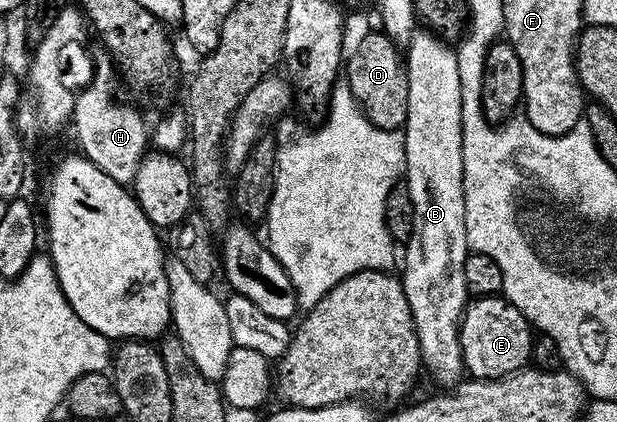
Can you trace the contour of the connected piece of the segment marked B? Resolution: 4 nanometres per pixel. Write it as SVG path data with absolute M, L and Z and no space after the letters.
M416 32L412 34L411 41L405 50L405 65L407 68L407 83L409 84L409 108L407 109L407 122L402 126L401 133L405 140L405 156L407 157L407 168L405 171L405 184L409 188L409 196L413 196L413 236L405 244L404 252L401 254L401 266L403 262L403 274L401 281L405 288L405 296L409 300L409 308L413 312L413 324L419 341L419 356L422 365L440 382L440 387L454 388L458 386L464 377L463 357L461 356L461 344L459 343L459 321L463 318L463 311L467 309L469 295L465 284L465 260L469 253L466 240L465 220L465 192L463 191L463 83L464 75L459 75L461 63L459 55L454 49L447 46L448 43L442 37L431 32Z

